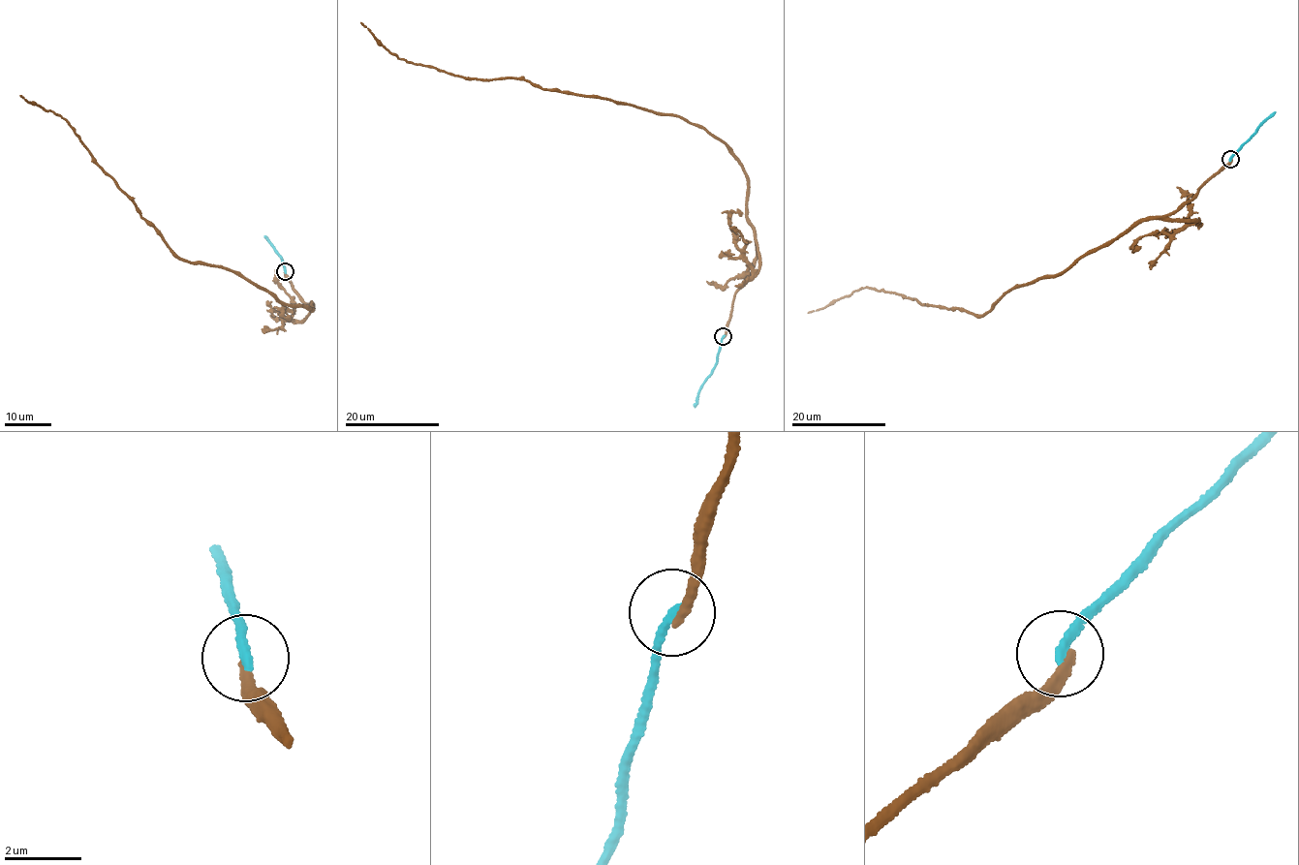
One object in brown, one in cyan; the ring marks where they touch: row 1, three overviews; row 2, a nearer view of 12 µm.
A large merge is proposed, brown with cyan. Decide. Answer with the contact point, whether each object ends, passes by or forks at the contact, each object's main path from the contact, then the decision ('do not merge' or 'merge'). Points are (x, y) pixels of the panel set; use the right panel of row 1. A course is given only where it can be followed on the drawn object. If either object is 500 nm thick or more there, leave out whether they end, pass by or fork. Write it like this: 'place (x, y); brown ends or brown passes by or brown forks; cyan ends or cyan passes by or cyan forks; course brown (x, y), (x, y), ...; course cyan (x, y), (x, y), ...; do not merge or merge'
place (1230, 159); brown ends; cyan ends; course brown (1230, 160), (1179, 207), (1137, 222), (1057, 275), (1013, 288), (978, 318), (865, 287), (808, 313); course cyan (1230, 160), (1260, 123), (1275, 112); do not merge

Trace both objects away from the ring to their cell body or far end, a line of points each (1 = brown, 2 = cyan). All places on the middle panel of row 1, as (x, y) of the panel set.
1: (724, 336), (757, 257), (746, 176), (722, 140), (597, 96), (397, 58), (360, 22)
2: (724, 336), (717, 360), (702, 385), (695, 407)

